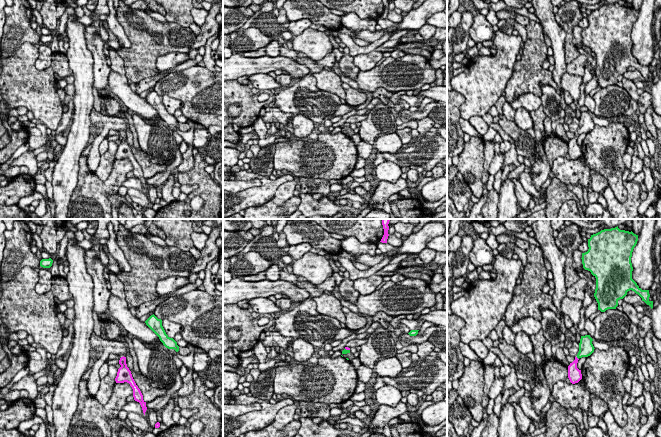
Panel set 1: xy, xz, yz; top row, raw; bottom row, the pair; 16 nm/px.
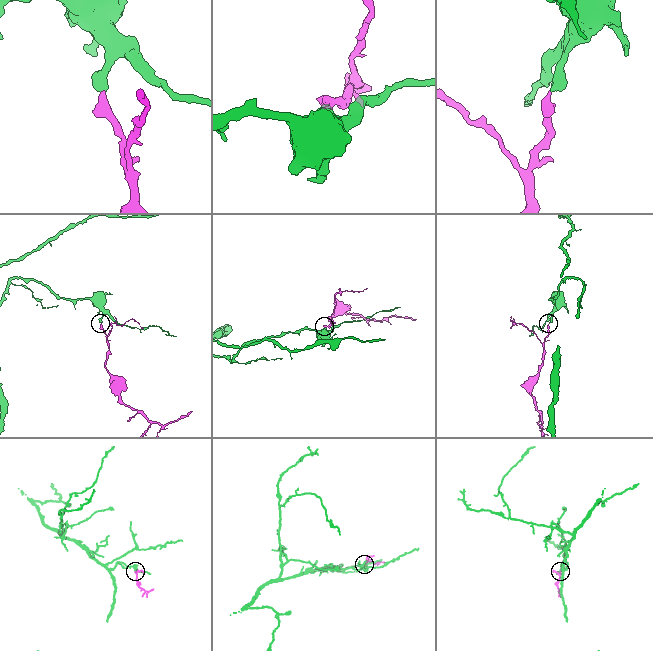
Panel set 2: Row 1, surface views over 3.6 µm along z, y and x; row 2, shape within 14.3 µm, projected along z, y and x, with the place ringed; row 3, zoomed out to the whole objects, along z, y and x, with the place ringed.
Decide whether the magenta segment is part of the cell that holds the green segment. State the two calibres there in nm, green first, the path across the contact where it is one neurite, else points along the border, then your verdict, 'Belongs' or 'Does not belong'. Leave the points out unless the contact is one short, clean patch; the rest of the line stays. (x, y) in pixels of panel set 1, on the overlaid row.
Thickness 70 nm (green) against 50 nm. Path across: xz (344, 351), (347, 350), (346, 348). Belongs

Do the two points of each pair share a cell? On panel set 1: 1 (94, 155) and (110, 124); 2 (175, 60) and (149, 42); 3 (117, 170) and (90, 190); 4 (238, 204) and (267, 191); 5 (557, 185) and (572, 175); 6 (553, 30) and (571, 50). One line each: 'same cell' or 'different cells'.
1: same cell
2: different cells
3: same cell
4: same cell
5: different cells
6: different cells

